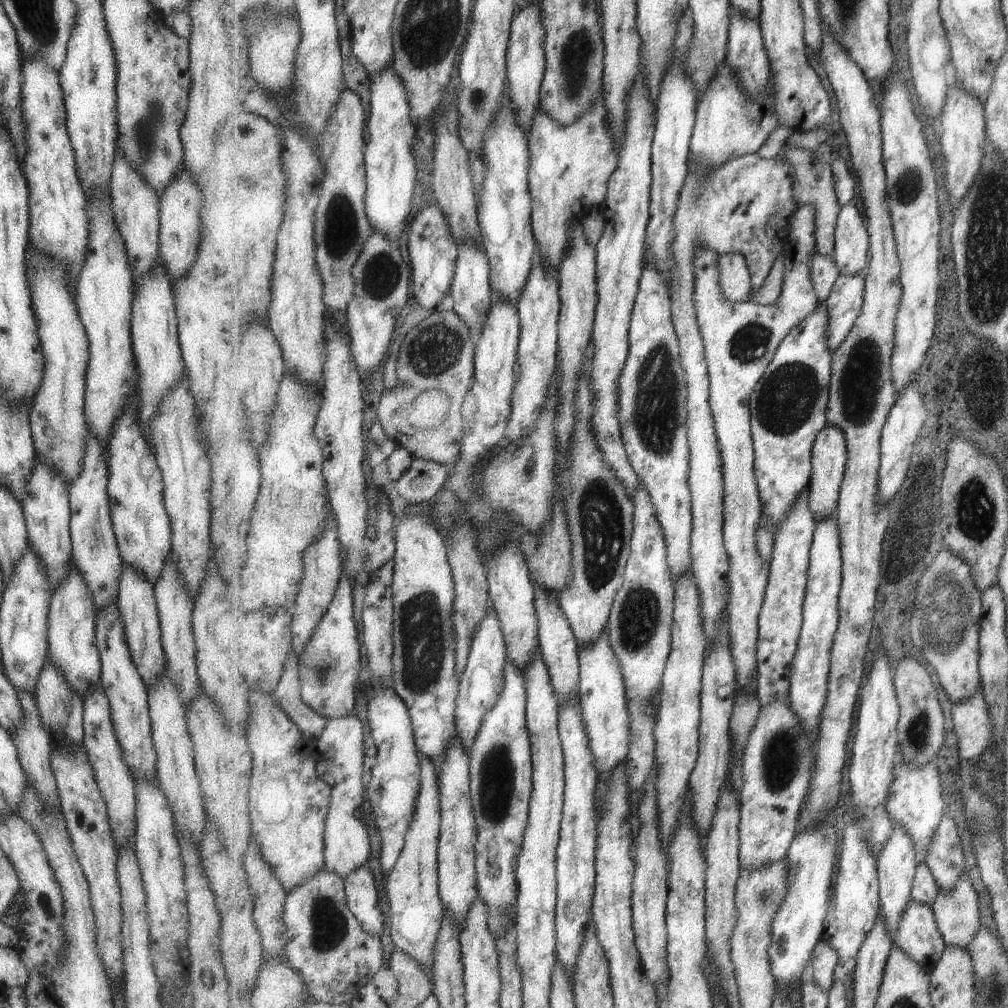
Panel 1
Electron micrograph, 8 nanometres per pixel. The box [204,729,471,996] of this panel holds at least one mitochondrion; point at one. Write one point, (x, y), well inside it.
(328, 925)

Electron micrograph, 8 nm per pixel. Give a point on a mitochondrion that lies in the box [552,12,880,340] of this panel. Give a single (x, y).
(579, 50)

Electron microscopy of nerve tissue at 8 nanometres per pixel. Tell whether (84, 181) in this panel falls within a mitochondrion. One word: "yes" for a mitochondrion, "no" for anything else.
no

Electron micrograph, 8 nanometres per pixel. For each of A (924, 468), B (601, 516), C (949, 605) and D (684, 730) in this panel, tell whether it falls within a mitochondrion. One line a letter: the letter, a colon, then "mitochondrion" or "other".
A: other
B: mitochondrion
C: mitochondrion
D: other

